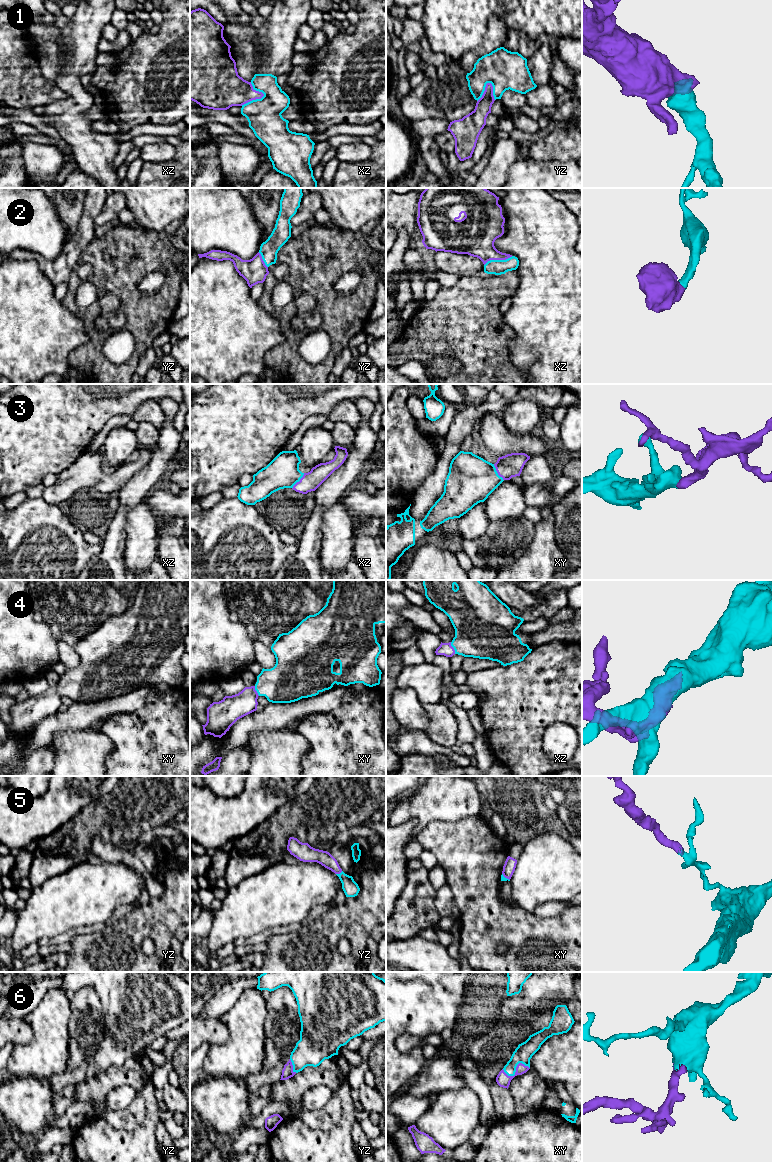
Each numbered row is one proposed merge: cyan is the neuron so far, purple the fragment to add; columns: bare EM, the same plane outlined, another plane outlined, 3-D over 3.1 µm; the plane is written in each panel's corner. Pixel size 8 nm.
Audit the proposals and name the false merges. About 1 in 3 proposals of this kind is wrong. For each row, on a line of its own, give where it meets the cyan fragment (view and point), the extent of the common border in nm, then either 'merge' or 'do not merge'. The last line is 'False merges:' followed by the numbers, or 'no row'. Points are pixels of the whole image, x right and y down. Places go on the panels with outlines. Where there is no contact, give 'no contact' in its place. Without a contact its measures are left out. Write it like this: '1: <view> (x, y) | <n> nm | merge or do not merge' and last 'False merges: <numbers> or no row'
1: xz (252, 100) | 220 nm | do not merge
2: xz (498, 260) | 240 nm | merge
3: xy (496, 472) | 160 nm | merge
4: xz (453, 647) | 100 nm | merge
5: yz (340, 873) | 60 nm | merge
6: xy (515, 1070) | 220 nm | merge
False merges: 1

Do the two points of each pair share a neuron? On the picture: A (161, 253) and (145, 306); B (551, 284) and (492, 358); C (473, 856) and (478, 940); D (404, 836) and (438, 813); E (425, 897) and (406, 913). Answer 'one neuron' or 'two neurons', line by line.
A: one neuron
B: two neurons
C: one neuron
D: two neurons
E: one neuron

